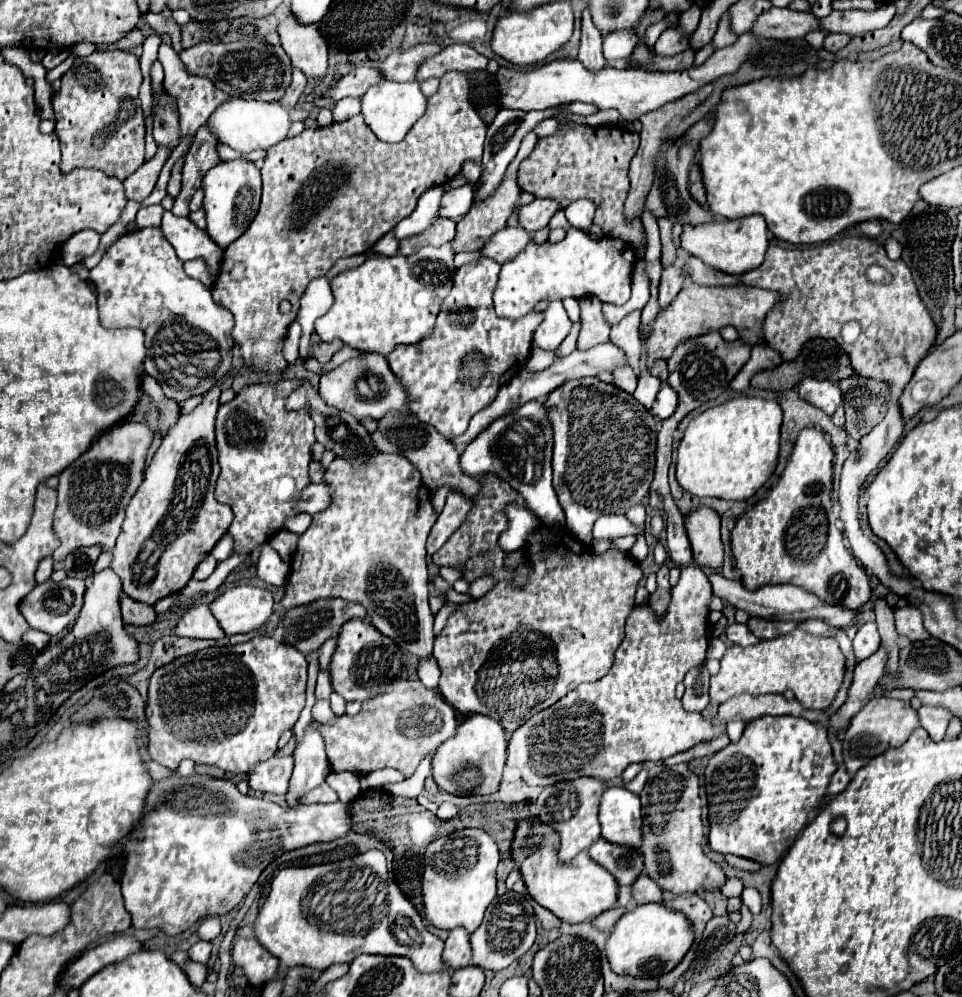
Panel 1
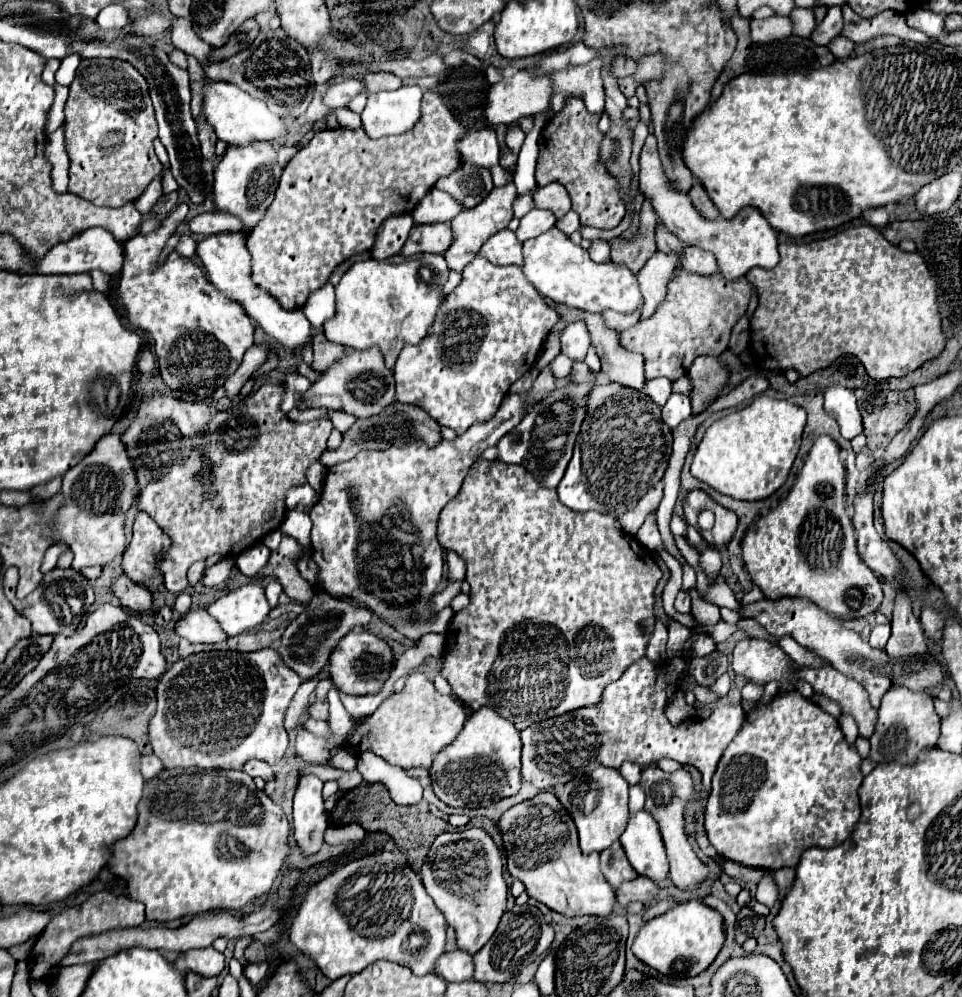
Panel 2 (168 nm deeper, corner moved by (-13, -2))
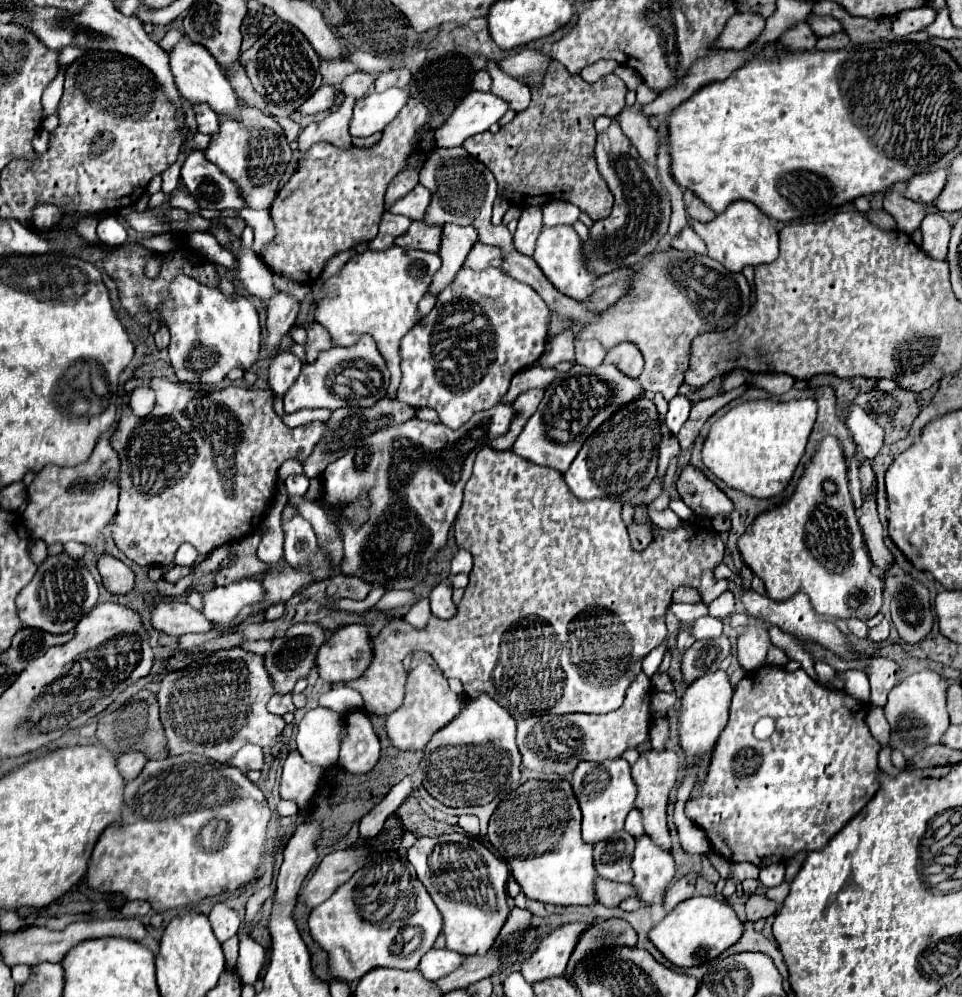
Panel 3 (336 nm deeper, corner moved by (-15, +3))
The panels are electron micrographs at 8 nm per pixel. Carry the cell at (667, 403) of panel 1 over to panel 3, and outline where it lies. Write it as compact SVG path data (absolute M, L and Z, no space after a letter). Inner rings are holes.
M676 395L670 403L668 403L668 413L666 413L666 425L668 429L676 435L680 431L680 427L684 425L684 421L688 419L690 413L690 399L684 395Z

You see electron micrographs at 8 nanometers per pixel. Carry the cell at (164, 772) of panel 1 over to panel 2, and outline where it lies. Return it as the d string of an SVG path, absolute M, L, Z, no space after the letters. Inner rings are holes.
M154 754L142 756L142 760L140 760L140 772L142 772L142 776L146 780L154 778L160 770L164 770L164 764L162 764L162 760L158 760L158 756L154 756Z

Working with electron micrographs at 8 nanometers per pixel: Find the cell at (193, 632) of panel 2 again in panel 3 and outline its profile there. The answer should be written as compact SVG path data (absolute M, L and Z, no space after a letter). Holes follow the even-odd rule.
M182 601L156 605L152 611L152 625L158 631L176 637L186 633L208 633L212 629L212 621L208 621L202 611L192 609Z

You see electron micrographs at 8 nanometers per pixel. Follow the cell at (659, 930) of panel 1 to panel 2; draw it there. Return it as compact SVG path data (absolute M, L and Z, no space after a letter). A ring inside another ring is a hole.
M690 900L646 922L632 944L632 952L654 970L672 978L682 978L698 976L700 972L704 972L718 956L724 942L724 918L714 908L706 906L702 900Z

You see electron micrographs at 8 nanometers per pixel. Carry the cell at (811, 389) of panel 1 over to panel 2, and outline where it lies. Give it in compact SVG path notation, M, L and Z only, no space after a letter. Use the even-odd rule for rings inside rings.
M834 386L828 388L824 392L824 408L826 412L838 420L840 424L840 434L846 440L856 438L858 434L862 434L862 416L856 404L856 396L852 390L842 388L842 386Z

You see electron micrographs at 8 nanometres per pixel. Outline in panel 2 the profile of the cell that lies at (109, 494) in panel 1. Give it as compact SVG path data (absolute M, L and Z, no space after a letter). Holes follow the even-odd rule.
M106 434L98 440L94 450L74 468L70 468L62 476L62 496L64 502L60 510L56 512L52 520L52 544L66 544L74 552L72 566L74 570L80 570L84 566L104 566L112 562L118 554L124 552L126 546L126 536L124 536L124 518L128 508L136 500L136 476L134 470L130 468L130 458L126 456L126 448L122 448L120 434Z

